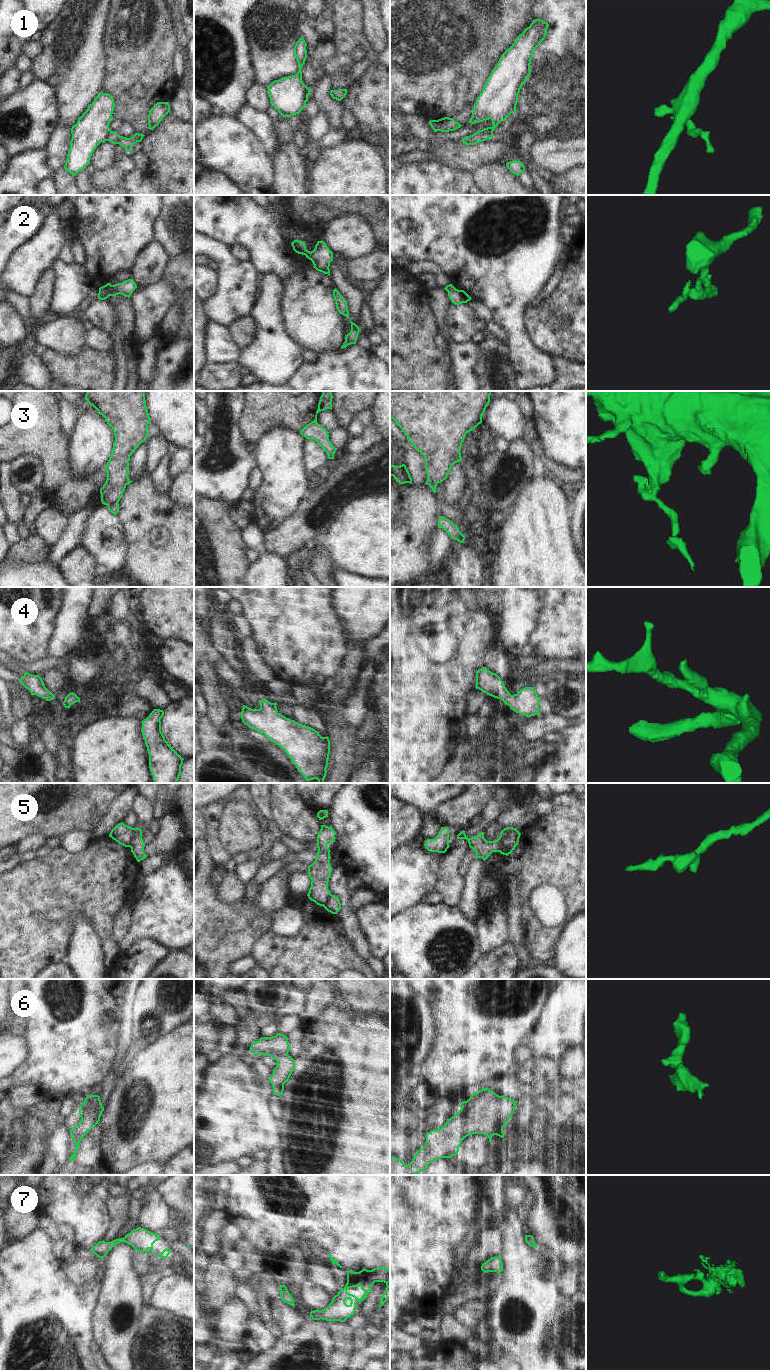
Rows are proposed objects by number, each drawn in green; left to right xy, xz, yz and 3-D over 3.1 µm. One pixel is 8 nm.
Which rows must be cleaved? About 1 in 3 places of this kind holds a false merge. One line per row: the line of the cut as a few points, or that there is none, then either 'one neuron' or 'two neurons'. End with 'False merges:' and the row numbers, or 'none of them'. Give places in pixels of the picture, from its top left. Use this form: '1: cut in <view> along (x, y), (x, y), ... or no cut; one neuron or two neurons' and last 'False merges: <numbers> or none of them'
1: cut in xy along (110, 130), (105, 140); two neurons
2: cut in xy along (112, 285), (109, 295); two neurons
3: cut in xy along (117, 502), (112, 502), (107, 506); two neurons
4: no cut; one neuron
5: cut in yz along (504, 829), (502, 843), (498, 851); two neurons
6: no cut; one neuron
7: no cut; one neuron
False merges: 1, 2, 3, 5

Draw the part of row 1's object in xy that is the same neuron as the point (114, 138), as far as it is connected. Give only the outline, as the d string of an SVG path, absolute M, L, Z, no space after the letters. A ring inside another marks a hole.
M110 130L106 141L109 141L114 145L119 144L126 149L126 152L130 152L132 146L137 142L141 142L144 136L145 135L142 133L135 133L132 137L126 138L123 136L119 136L117 133Z

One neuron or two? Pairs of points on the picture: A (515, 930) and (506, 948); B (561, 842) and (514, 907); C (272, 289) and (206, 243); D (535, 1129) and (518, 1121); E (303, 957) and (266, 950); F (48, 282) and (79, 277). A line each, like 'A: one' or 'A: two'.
A: two
B: two
C: two
D: two
E: one
F: two

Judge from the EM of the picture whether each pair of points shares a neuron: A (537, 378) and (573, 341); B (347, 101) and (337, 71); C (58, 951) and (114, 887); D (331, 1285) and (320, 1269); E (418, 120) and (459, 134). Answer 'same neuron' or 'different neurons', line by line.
A: different neurons
B: different neurons
C: same neuron
D: same neuron
E: same neuron

